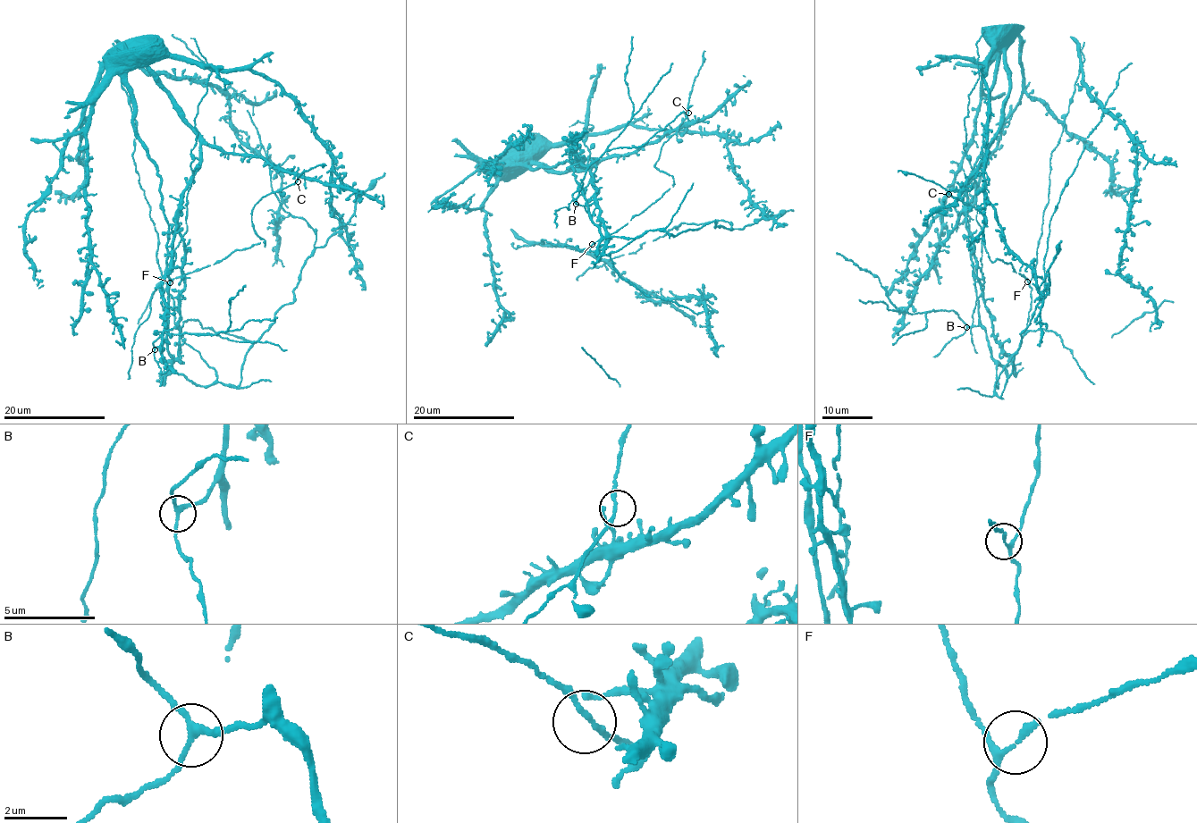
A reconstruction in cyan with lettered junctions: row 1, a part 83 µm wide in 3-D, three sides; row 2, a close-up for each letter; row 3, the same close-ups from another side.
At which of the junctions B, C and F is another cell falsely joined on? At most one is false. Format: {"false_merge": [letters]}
{"false_merge": []}

